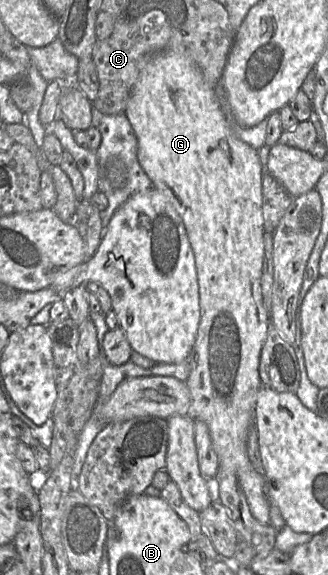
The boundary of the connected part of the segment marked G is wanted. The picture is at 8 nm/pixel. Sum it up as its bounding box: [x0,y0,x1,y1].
[124,54,270,524]

